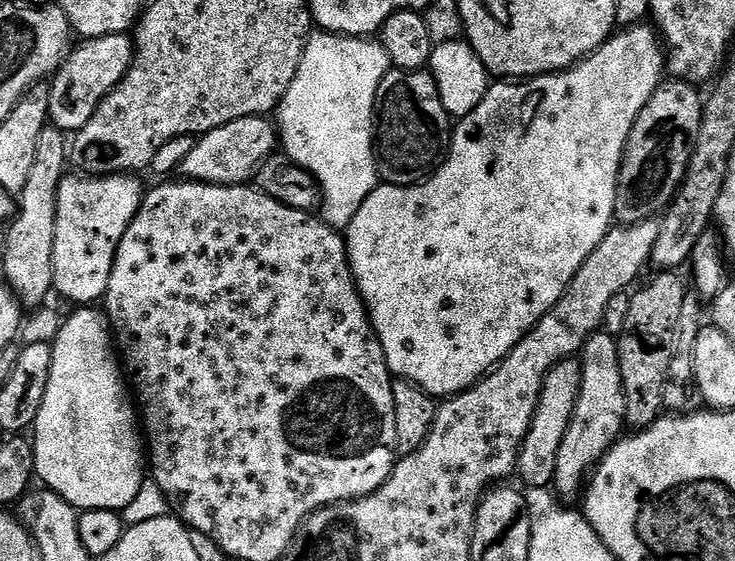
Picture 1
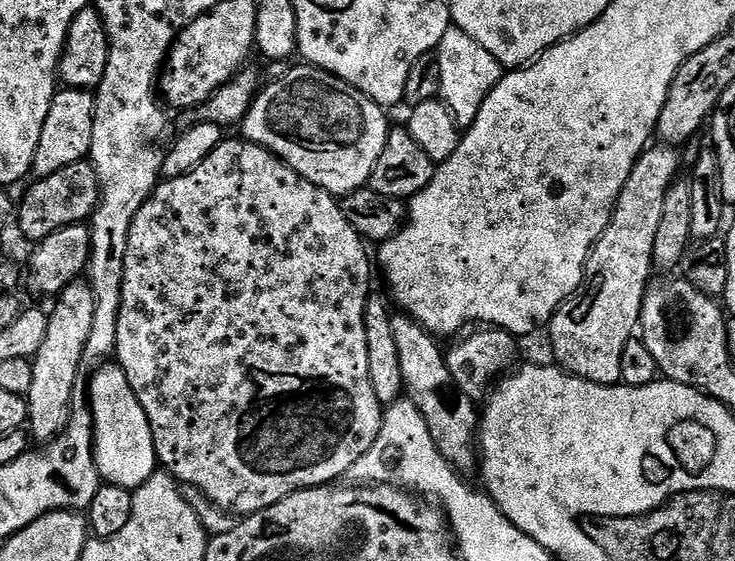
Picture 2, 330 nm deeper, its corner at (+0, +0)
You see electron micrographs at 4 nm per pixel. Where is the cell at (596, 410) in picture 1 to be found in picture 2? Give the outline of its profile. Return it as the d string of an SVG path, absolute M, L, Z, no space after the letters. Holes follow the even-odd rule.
M676 146L659 147L645 148L638 162L634 162L610 222L584 264L584 277L576 294L552 316L550 333L555 363L595 384L620 384L622 349L639 329L644 295L654 276L654 234L658 234L662 222L666 190L679 173L676 171L680 168L681 152Z

